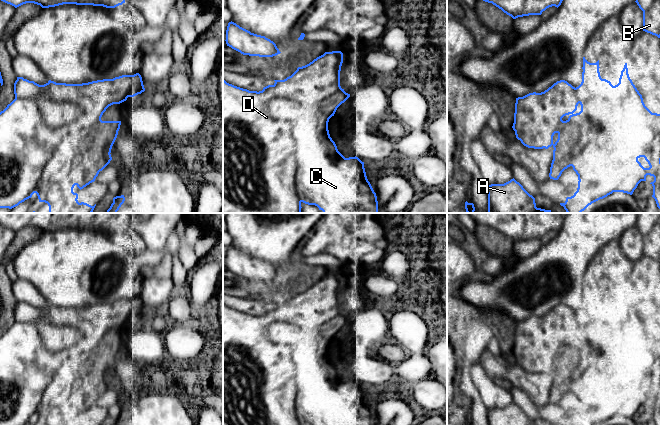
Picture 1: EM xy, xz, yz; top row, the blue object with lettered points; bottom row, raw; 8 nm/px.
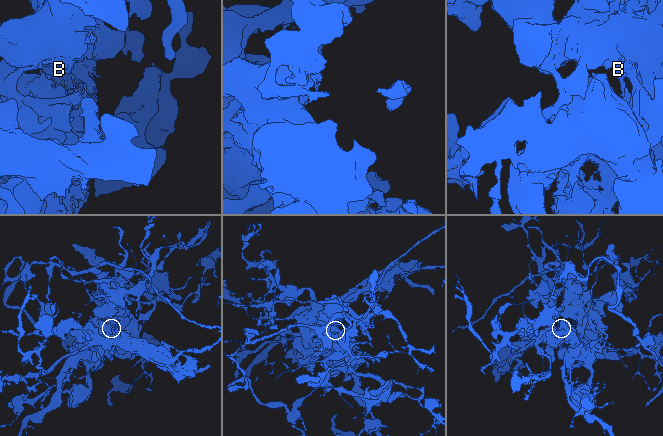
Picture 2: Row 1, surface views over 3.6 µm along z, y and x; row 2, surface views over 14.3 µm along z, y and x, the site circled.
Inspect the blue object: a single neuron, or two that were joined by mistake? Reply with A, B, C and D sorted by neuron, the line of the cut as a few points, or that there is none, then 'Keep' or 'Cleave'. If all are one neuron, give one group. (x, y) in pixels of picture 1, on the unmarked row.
Groups: A C D / B. Split along xy (15, 320), (33, 323), (52, 351), (82, 342). Cleave

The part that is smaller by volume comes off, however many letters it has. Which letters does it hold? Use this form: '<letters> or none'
B

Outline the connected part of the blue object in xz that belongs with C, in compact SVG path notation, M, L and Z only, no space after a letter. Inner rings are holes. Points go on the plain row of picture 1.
M341 275L325 276L309 288L298 291L297 294L284 304L274 304L273 309L268 309L262 315L249 315L223 304L223 425L377 425L370 406L367 403L364 386L358 381L345 382L337 373L328 354L329 343L334 340L337 332L344 327L350 318L340 310L340 295L343 287ZM276 323L288 323L302 330L302 338L295 344L275 343L269 337L268 329Z

